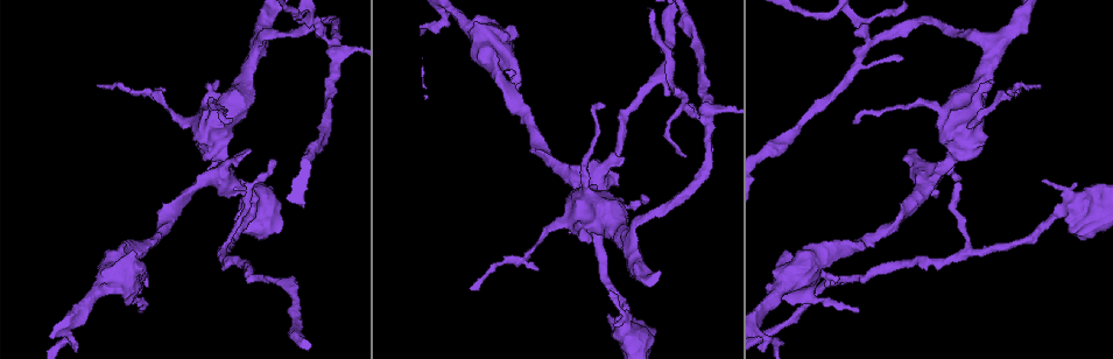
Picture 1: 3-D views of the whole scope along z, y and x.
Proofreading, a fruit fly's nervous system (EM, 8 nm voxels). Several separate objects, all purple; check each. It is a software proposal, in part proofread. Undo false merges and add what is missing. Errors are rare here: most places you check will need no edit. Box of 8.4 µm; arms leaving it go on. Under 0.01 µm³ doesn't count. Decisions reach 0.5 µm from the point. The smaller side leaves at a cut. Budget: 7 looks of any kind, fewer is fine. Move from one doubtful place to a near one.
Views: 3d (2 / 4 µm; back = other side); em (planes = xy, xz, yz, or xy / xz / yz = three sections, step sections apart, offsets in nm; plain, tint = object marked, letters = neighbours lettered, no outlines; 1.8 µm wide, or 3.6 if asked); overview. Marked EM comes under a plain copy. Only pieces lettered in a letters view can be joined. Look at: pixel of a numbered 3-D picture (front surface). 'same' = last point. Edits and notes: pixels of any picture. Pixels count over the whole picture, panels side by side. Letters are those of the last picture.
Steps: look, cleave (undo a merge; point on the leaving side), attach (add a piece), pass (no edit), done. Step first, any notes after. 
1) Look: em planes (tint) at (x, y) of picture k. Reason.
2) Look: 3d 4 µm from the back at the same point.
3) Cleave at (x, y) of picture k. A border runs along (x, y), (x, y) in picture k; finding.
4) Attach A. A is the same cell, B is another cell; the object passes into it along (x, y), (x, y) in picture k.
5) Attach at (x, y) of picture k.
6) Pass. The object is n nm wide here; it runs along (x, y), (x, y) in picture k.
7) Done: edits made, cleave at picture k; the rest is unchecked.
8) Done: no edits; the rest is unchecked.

Look: 3d 4 µm at (643, 201) of picture 1. Free end.

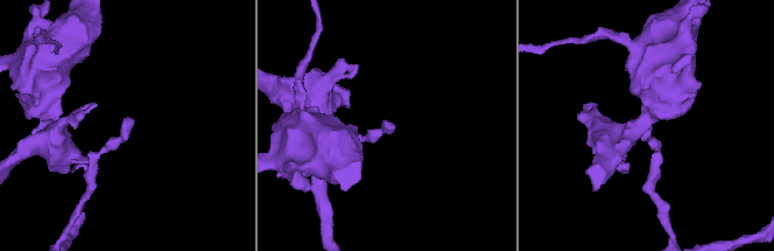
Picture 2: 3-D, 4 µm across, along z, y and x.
Look: em 3.6 µm yz step 16 (letters) at (386, 126) of picture 2.

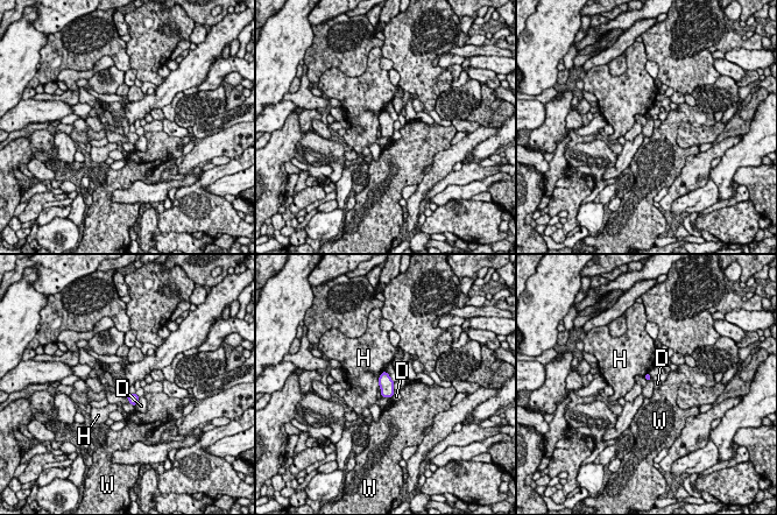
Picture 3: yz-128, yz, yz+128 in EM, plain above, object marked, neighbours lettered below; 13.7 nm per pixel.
Look: em 3.6 µm planes (letters) at the same point.

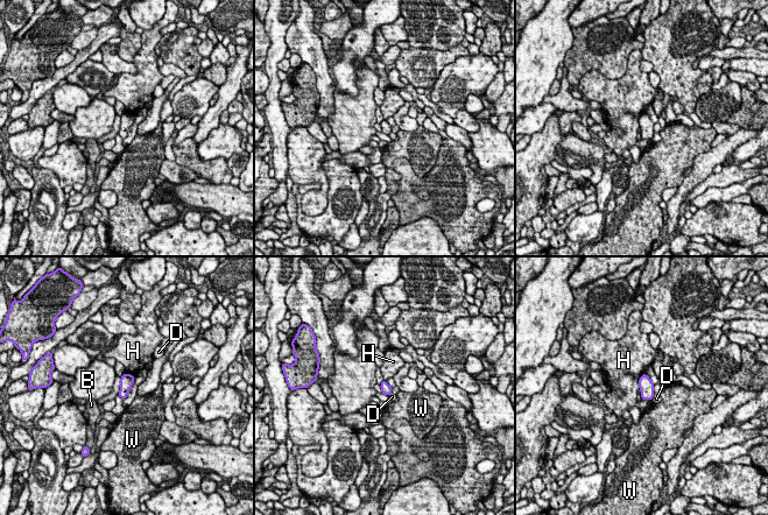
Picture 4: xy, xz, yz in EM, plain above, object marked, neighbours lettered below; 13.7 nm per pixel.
Pass. B, D, H and W are other cells; a border runs along (643, 373), (638, 387) in picture 4; no lettered piece goes on from it.

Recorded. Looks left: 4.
Look: em 3.6 µm planes (tint) at (1074, 232) of picture 1. Stops while still wide.

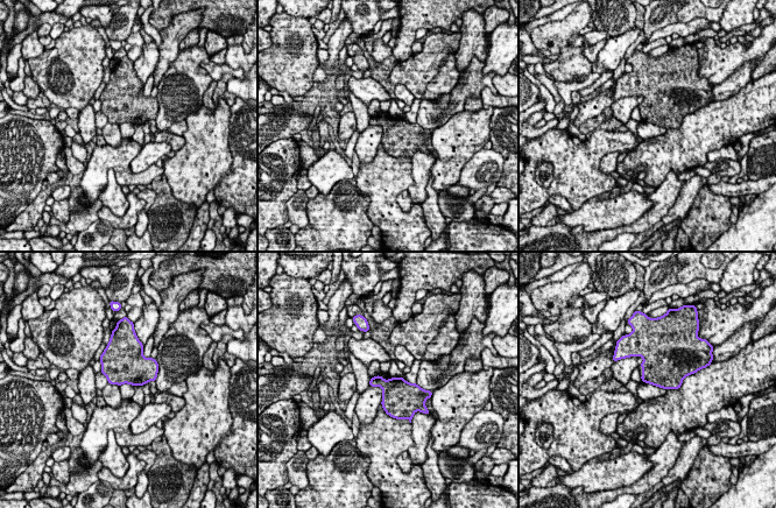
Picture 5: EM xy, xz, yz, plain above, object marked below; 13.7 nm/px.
Look: em 3.6 µm planes (letters) at the same point.

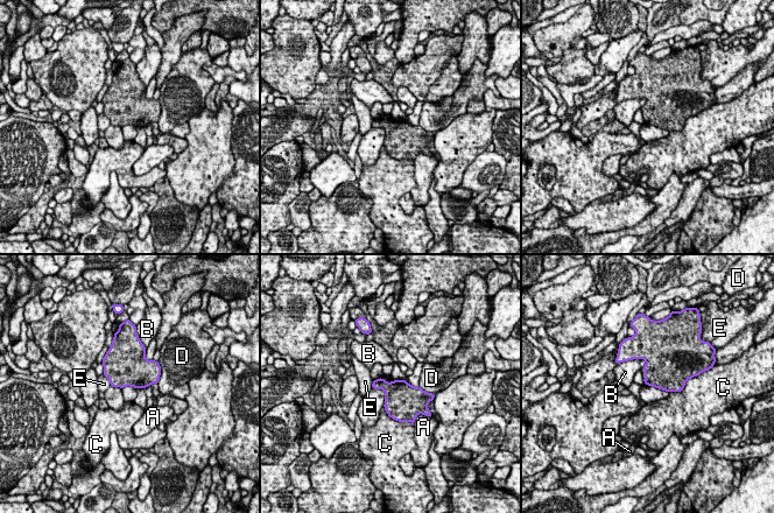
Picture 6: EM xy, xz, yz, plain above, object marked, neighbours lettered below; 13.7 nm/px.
Pass. The object is 340 nm wide here; A, B, C, D and E are other cells; a border runs along (691, 377), (681, 391), (669, 392) in picture 6; none of them fits.

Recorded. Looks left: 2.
Look: em planes (letters) at (772, 340) of picture 1. Sharp bend.

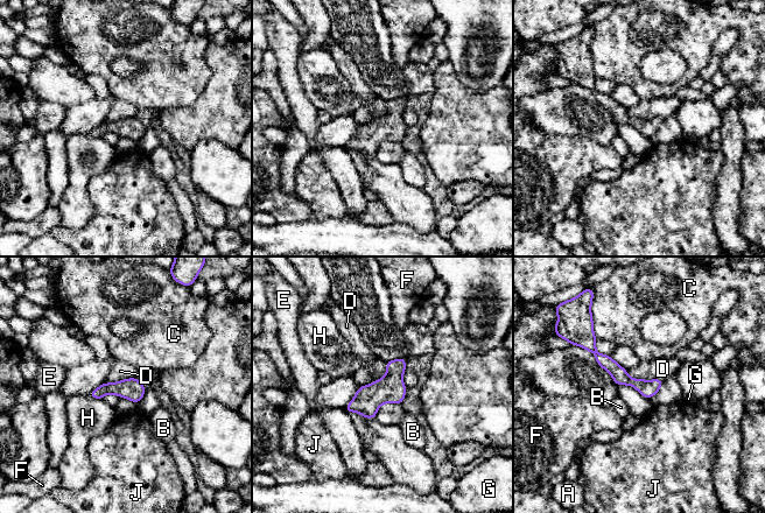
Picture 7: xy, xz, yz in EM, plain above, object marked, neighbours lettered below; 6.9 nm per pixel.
Pass. The object is 120 nm wide here; the longest contact is with D, 260 nm; A, B, C, D, E, F, G, H and J are other cells; continuous, no second neuron.

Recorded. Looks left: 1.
Done: no edits; the rest is unchecked.

